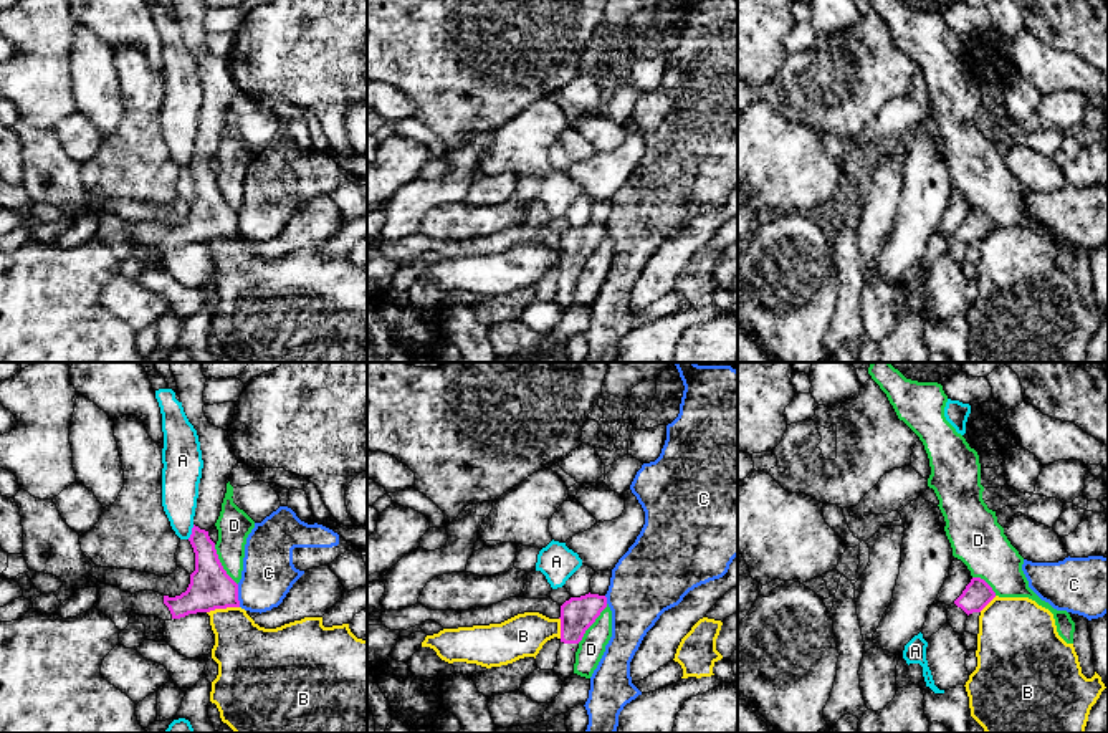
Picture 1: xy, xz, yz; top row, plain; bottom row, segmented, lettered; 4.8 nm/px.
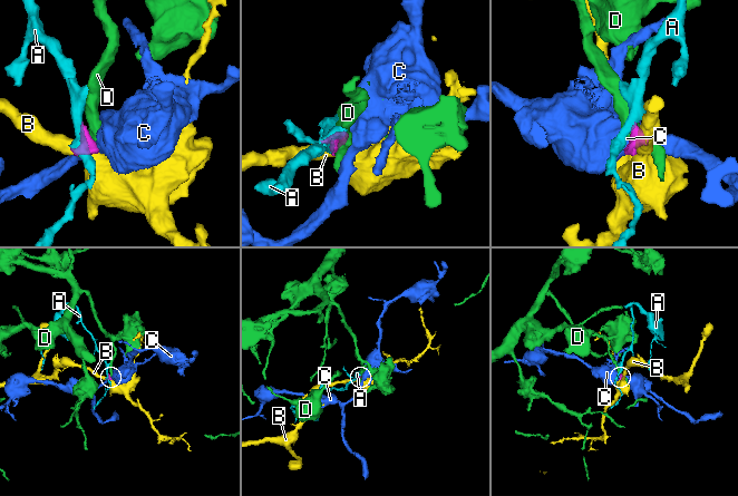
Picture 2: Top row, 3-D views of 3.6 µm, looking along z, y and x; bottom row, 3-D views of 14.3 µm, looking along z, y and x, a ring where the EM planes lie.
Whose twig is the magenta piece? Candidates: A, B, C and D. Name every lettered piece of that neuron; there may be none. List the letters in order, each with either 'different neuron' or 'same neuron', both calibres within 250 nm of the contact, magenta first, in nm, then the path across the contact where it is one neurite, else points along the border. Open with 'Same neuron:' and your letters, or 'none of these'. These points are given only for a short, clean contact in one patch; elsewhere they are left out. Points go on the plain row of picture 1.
Same neuron: none of these
A: different neuron; 170 nm thick on the magenta side, 180 nm on the other; border along xy (194, 154), (187, 167)
B: different neuron; 220 nm thick on the magenta side, 300 nm on the other; border along xy (238, 235), (207, 242)
C: different neuron; 220 nm thick on the magenta side, 260 nm on the other; border along xy (237, 214), (240, 235)
D: different neuron; 220 nm thick on the magenta side, 170 nm on the other; border along xy (214, 174), (222, 197), (237, 214)

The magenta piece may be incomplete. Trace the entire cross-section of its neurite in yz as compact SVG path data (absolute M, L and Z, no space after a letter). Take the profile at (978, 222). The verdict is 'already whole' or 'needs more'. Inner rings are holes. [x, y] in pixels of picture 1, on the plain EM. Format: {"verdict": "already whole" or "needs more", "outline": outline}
{"verdict": "needs more", "outline": "M972 207L962 223L949 235L948 253L956 263L962 265L966 261L967 245L981 242L994 227L996 222L984 208Z"}

